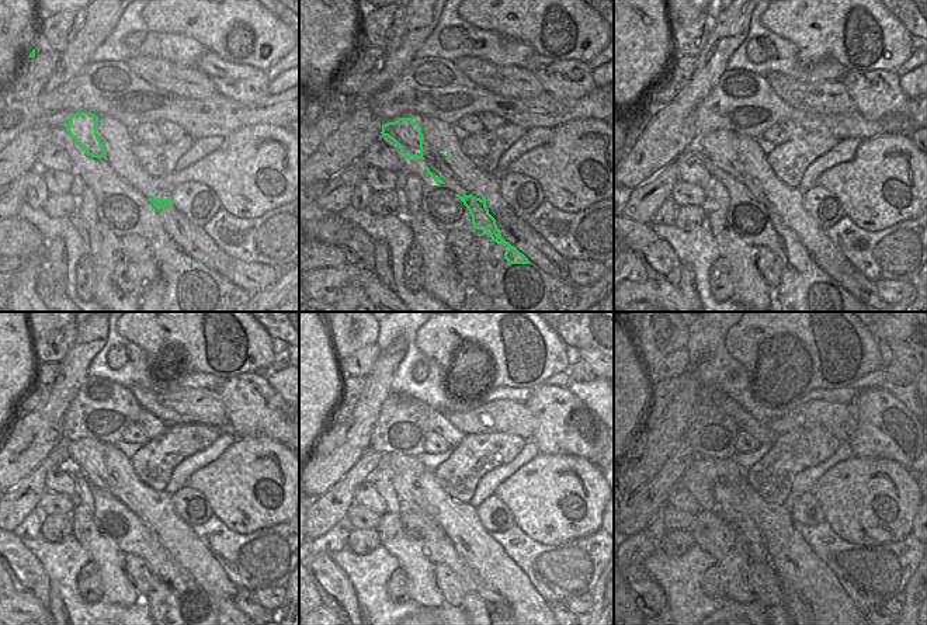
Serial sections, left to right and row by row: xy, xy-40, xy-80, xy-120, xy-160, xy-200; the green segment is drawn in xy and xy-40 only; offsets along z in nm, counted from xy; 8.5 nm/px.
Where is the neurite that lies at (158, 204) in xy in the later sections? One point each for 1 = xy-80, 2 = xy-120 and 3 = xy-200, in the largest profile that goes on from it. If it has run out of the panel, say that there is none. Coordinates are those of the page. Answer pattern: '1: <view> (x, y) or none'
1: xy-80 (722, 145)
2: xy-120 (150, 518)
3: xy-200 (798, 569)

